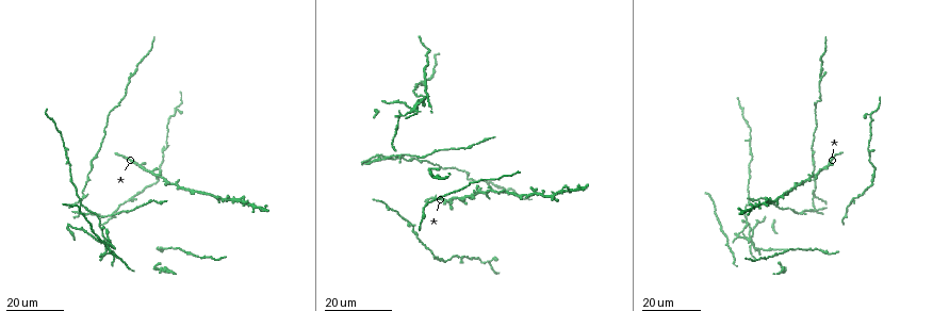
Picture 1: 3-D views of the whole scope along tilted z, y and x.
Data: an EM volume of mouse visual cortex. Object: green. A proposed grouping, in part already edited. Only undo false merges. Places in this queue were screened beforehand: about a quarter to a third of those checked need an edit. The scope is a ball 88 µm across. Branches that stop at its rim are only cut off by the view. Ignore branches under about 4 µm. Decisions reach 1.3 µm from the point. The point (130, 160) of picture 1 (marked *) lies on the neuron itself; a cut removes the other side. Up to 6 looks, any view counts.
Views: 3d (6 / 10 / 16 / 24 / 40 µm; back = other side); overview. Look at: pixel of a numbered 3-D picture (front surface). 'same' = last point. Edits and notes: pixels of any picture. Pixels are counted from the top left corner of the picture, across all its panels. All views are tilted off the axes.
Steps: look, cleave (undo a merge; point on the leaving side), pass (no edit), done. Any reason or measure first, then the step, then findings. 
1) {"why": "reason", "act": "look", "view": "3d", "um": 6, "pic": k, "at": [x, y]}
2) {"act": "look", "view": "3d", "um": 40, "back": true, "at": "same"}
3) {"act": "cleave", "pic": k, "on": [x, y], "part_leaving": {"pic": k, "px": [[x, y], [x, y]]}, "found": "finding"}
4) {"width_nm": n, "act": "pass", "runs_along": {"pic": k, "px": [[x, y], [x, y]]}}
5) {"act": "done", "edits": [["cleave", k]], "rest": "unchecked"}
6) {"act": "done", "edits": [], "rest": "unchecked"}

{"act": "look", "view": "3d", "um": 16, "pic": 1, "at": [751, 238]}

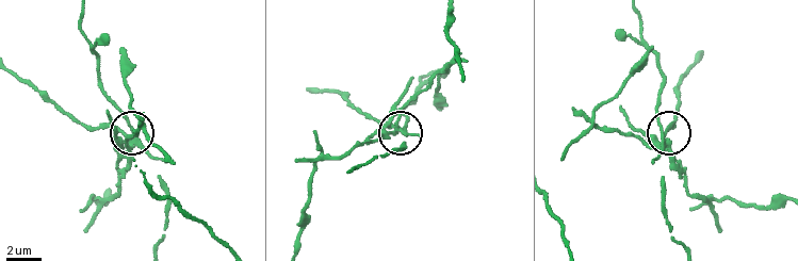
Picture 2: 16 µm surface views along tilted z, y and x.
{"act": "look", "view": "3d", "um": 10, "pic": 2, "at": [396, 124]}

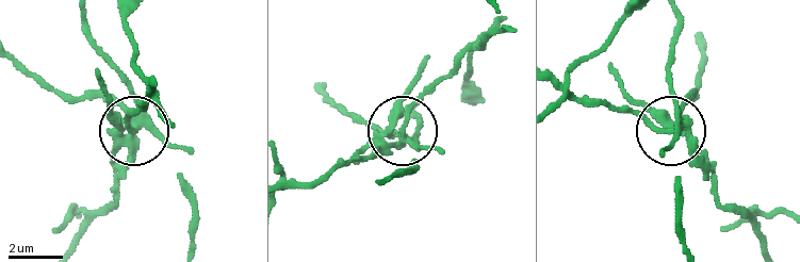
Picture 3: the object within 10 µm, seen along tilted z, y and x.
{"act": "cleave", "pic": 3, "on": [113, 116], "part_leaving": {"pic": 3, "px": [[145, 127], [119, 109], [59, 94], [22, 70]]}, "found": "a second neuron is stuck on"}

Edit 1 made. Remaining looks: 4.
{"why": "branch point", "act": "look", "view": "3d", "um": 24, "pic": 1, "at": [812, 196]}

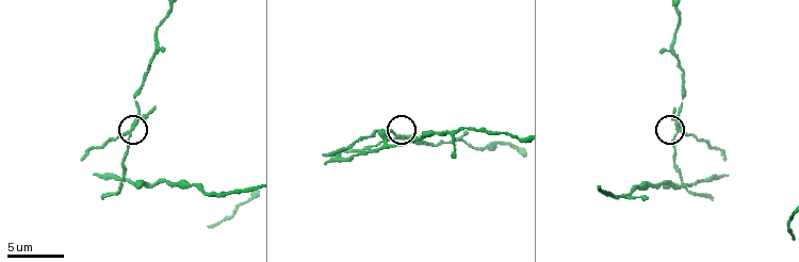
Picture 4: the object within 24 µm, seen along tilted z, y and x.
{"act": "look", "view": "3d", "um": 10, "pic": 4, "at": [678, 131]}

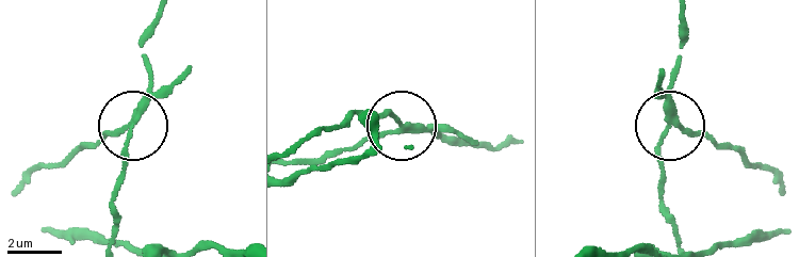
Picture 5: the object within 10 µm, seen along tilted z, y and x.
{"width_nm": 190, "act": "cleave", "pic": 5, "on": [174, 82], "part_leaving": {"pic": 5, "px": [[668, 107], [780, 187], [784, 231], [731, 240]]}, "found": "a second neuron is stuck on"}

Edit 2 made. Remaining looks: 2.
{"act": "done", "edits": [["cleave", 3], ["cleave", 5]], "rest": "unchecked"}

